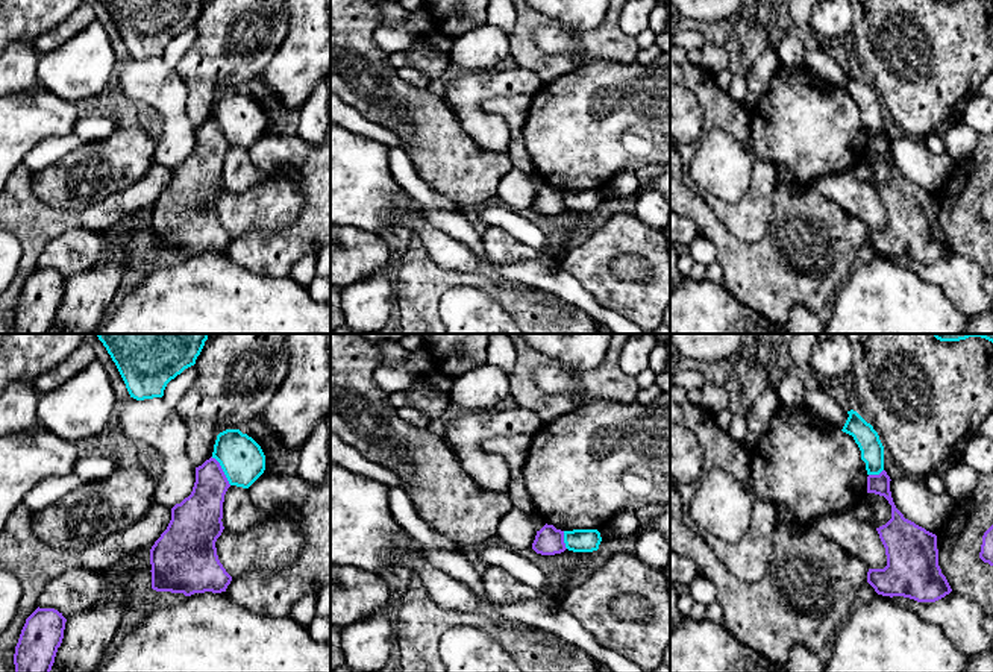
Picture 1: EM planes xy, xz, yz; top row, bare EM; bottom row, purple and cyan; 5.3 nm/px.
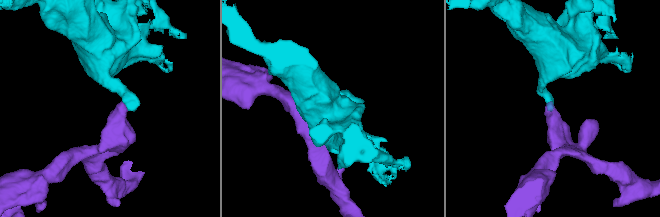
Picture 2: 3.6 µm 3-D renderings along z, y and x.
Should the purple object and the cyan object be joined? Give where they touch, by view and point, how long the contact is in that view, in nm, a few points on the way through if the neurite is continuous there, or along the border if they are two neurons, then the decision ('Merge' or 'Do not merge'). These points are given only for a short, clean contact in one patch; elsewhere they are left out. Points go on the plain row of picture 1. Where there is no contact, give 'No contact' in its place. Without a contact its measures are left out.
Touches purple at xy (222, 131). Shared border 190 nm. Boundary: xy (211, 117), (219, 123), (231, 144). Do not merge

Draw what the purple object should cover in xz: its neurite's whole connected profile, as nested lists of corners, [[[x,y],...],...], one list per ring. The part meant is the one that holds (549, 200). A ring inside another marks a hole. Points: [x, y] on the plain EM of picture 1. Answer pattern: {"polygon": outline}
{"polygon": [[[546,184],[540,191],[537,191],[532,209],[541,215],[564,212],[567,209],[564,203],[564,191]]]}

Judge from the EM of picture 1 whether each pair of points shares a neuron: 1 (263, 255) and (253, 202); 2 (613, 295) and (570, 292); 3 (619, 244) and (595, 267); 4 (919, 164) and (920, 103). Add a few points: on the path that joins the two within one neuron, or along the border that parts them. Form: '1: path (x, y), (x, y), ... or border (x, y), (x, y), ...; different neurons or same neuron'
1: border (293, 220), (278, 229), (249, 229), (232, 240); different neurons
2: border (564, 269), (601, 305), (619, 314); different neurons
3: path (613, 249), (601, 261); same neuron
4: border (905, 134), (920, 138); different neurons

